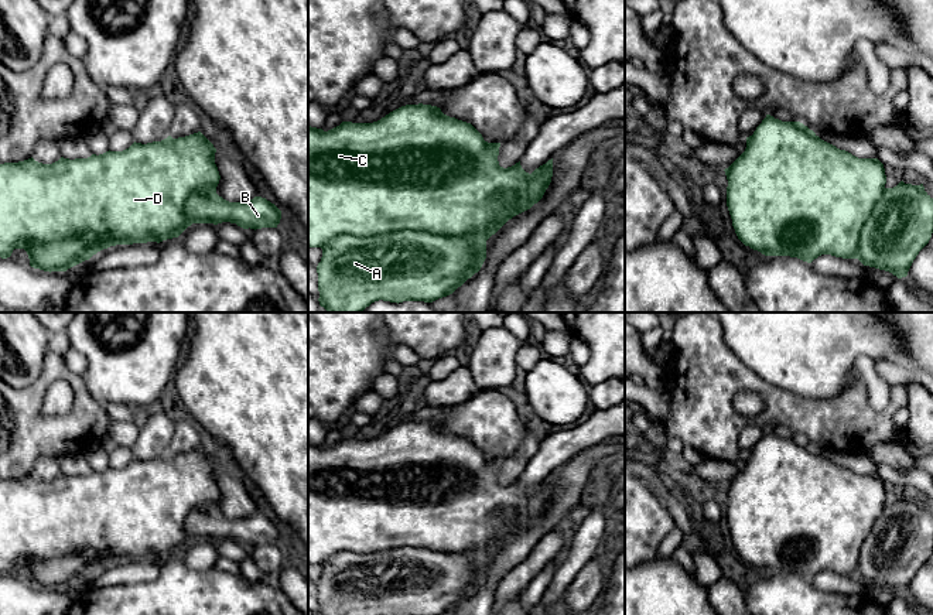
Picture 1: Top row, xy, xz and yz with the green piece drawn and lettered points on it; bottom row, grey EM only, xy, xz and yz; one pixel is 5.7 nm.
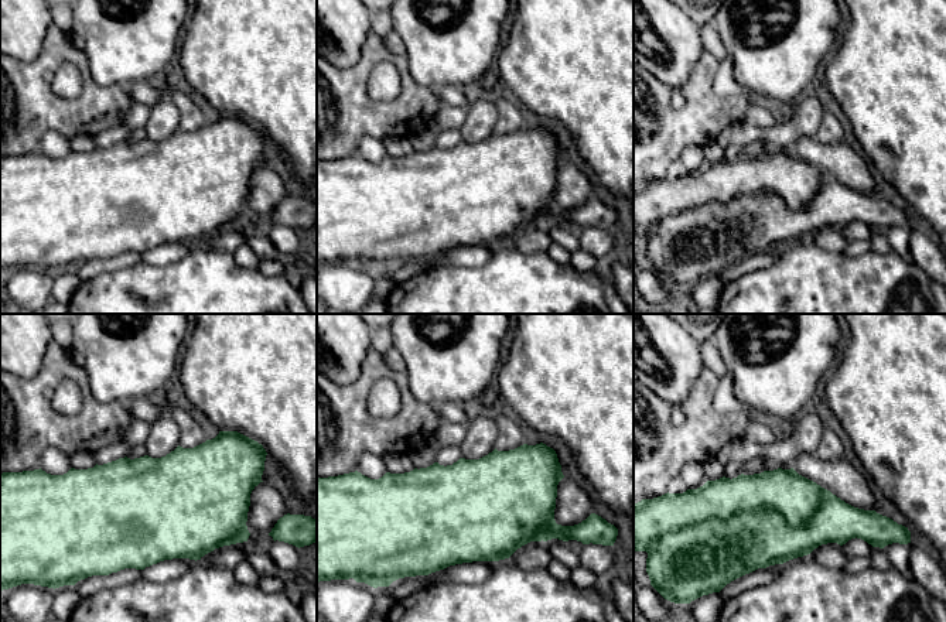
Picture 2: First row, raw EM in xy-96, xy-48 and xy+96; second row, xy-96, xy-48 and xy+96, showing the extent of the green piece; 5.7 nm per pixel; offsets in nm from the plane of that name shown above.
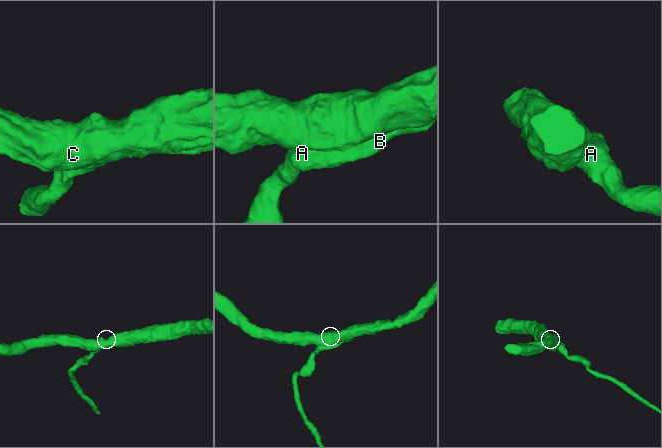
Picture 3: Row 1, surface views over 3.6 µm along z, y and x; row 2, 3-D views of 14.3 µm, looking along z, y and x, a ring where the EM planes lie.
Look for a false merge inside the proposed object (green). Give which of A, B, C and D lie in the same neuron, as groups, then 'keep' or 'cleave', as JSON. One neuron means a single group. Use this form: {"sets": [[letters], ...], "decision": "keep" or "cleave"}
{"sets": [["A", "B", "C", "D"]], "decision": "keep"}

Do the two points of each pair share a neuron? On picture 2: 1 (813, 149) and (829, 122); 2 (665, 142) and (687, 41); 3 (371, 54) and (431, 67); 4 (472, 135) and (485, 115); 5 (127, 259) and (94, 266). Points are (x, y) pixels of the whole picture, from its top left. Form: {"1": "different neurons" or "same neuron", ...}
{"1": "different neurons", "2": "different neurons", "3": "different neurons", "4": "same neuron", "5": "same neuron"}

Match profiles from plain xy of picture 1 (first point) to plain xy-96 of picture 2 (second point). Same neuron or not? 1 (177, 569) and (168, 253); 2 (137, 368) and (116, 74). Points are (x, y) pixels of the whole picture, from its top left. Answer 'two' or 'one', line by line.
1: two
2: one

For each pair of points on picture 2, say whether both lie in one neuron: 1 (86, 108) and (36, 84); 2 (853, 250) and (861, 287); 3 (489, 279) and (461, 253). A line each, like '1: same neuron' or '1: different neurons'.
1: same neuron
2: different neurons
3: different neurons

